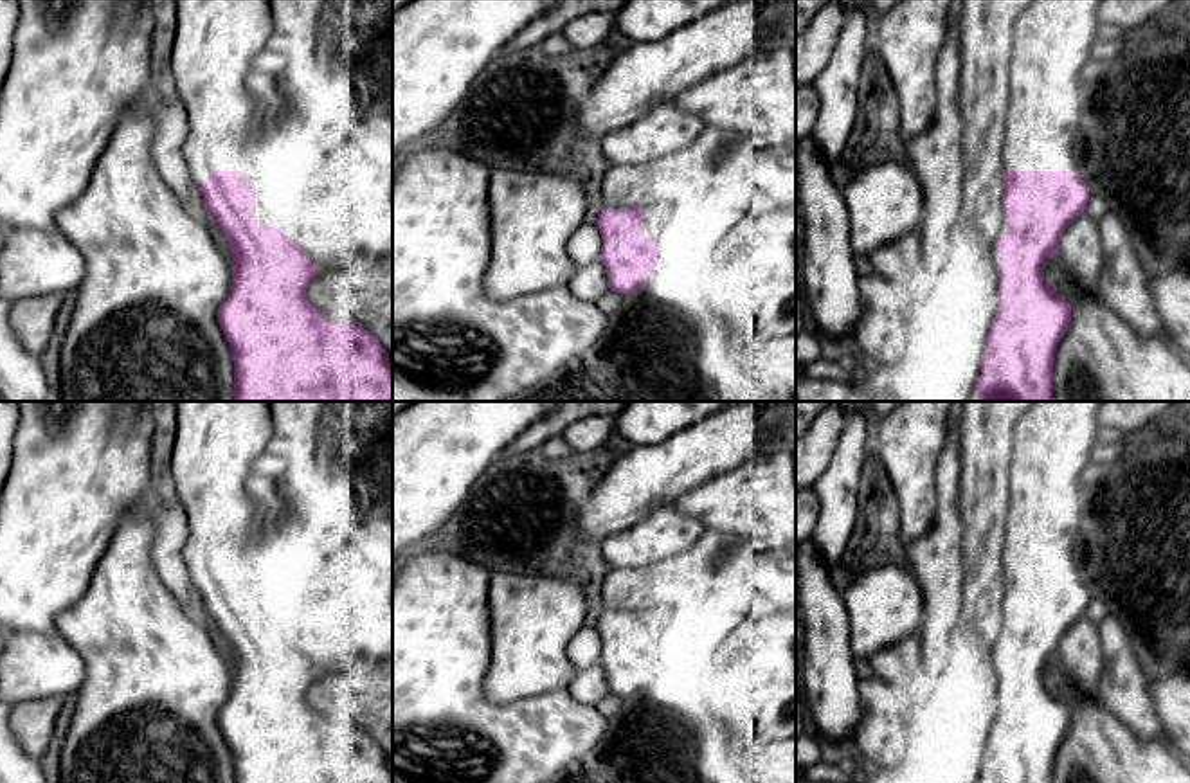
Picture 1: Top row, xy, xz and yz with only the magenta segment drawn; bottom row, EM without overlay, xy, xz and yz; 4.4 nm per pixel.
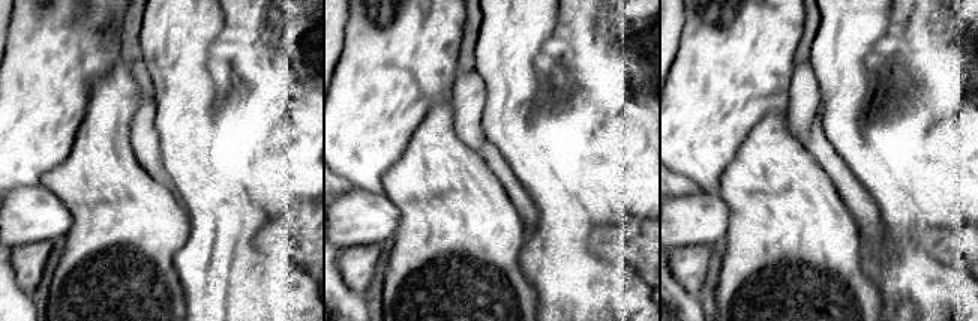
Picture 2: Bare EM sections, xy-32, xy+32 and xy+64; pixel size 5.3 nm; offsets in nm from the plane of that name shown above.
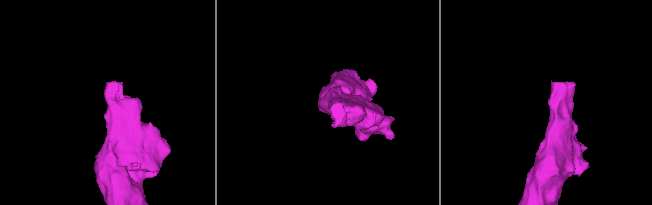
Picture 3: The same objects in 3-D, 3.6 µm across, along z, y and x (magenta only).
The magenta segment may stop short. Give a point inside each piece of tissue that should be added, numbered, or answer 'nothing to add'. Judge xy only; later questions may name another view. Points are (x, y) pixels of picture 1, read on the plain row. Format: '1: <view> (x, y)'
1: xy (216, 441)

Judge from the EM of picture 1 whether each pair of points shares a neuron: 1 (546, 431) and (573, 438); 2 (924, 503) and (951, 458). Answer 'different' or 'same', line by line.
1: different
2: different

